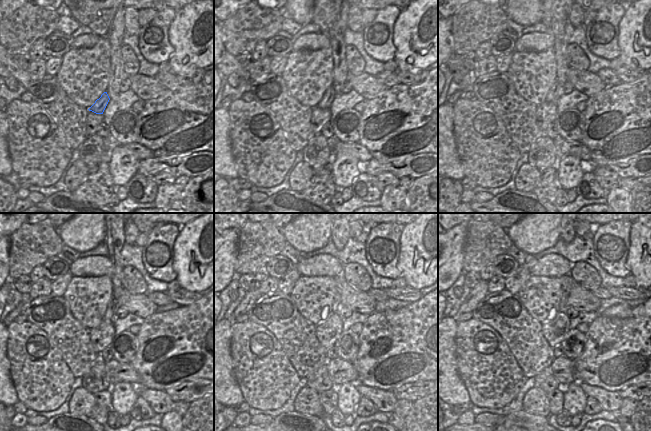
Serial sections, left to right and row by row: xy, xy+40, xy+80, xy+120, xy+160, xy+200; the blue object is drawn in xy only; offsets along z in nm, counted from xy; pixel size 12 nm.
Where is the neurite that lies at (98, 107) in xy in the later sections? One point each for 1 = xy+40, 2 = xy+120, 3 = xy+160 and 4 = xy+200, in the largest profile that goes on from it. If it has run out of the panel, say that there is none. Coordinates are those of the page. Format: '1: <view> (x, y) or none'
1: xy+40 (328, 97)
2: xy+120 (111, 311)
3: xy+160 (337, 300)
4: xy+200 (565, 281)

